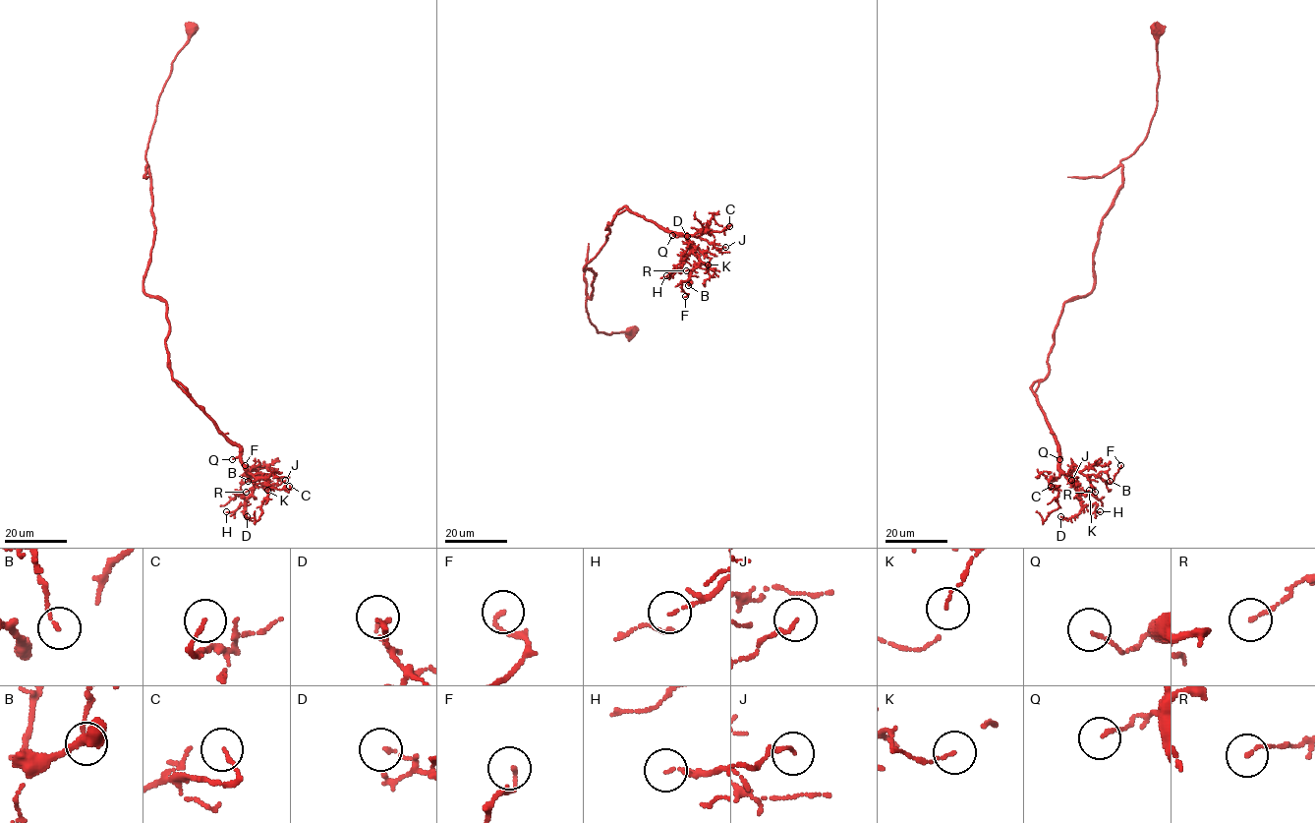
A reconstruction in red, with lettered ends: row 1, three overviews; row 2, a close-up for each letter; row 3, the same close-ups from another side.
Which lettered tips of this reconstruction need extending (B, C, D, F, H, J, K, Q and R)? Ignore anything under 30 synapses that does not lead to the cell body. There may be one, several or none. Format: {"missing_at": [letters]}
{"missing_at": []}

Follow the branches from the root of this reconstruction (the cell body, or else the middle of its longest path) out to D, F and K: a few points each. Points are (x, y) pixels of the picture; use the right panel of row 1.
D: (1157, 30), (1155, 114), (1120, 161), (1094, 289), (1064, 304), (1034, 393), (1080, 500), (1060, 516)
F: (1157, 30), (1155, 114), (1120, 161), (1094, 289), (1064, 304), (1034, 393), (1064, 473), (1111, 482), (1120, 465)
K: (1157, 30), (1155, 114), (1120, 161), (1094, 289), (1064, 304), (1034, 393), (1060, 472), (1089, 490)

